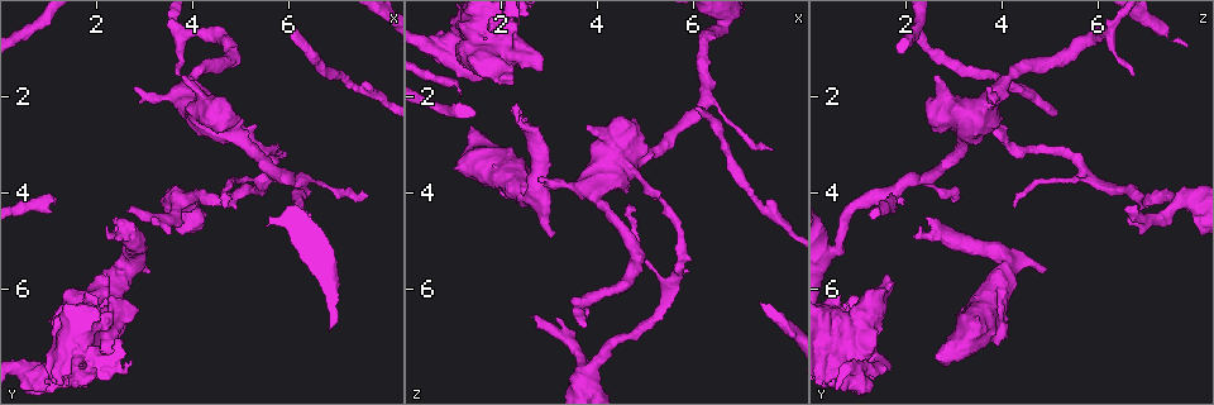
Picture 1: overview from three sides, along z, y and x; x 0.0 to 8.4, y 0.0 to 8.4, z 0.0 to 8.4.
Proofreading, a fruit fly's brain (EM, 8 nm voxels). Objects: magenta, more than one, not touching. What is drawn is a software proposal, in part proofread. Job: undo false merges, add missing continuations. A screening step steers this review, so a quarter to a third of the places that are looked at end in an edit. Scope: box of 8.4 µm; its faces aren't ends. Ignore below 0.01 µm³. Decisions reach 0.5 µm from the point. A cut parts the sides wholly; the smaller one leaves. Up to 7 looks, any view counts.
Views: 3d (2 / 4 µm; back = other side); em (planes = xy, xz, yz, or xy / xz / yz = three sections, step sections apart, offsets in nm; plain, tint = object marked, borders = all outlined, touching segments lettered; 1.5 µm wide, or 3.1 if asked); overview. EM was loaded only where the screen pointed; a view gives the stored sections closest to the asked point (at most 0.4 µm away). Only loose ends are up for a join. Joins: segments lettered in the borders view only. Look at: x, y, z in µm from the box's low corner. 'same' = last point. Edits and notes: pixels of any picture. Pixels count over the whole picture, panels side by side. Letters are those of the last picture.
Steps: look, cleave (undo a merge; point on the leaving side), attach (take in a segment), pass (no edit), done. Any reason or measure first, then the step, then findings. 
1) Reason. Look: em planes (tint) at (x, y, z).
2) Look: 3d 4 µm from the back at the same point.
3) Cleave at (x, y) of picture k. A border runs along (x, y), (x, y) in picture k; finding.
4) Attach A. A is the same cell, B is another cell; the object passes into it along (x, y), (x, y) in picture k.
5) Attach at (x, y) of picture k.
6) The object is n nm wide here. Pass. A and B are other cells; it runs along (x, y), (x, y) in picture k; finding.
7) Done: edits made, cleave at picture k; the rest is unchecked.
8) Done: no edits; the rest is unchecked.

Calibre changes. Look: 3d 4 µm at (4.25, 2.10, 2.85).

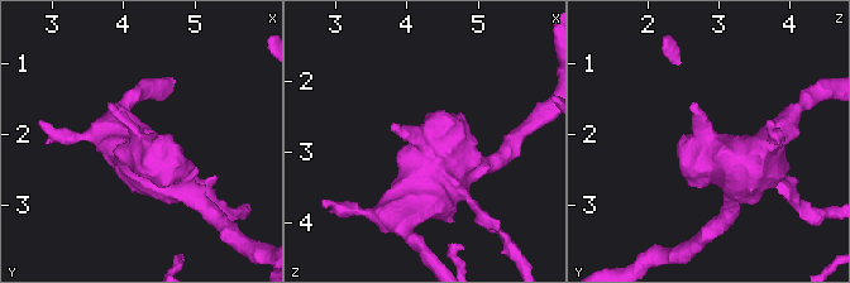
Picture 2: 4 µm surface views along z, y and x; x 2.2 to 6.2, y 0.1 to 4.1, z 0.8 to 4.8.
Look: em xz step 4 (borders) at (4.25, 2.15, 2.85).

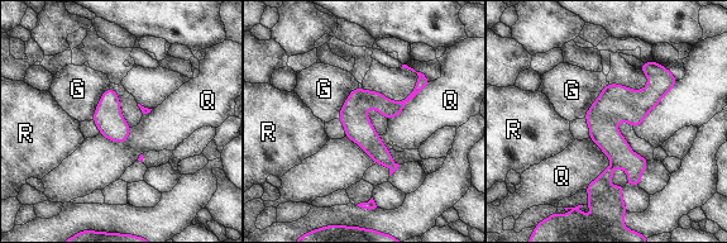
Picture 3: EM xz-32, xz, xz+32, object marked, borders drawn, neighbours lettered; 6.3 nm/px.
Cleave at (613, 144) of picture 3. G, Q and R are other cells; the part that leaves runs along (357, 91), (354, 122), (395, 166) in picture 3; two cells meet here.

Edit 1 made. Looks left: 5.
See it whole again. Look: overview.

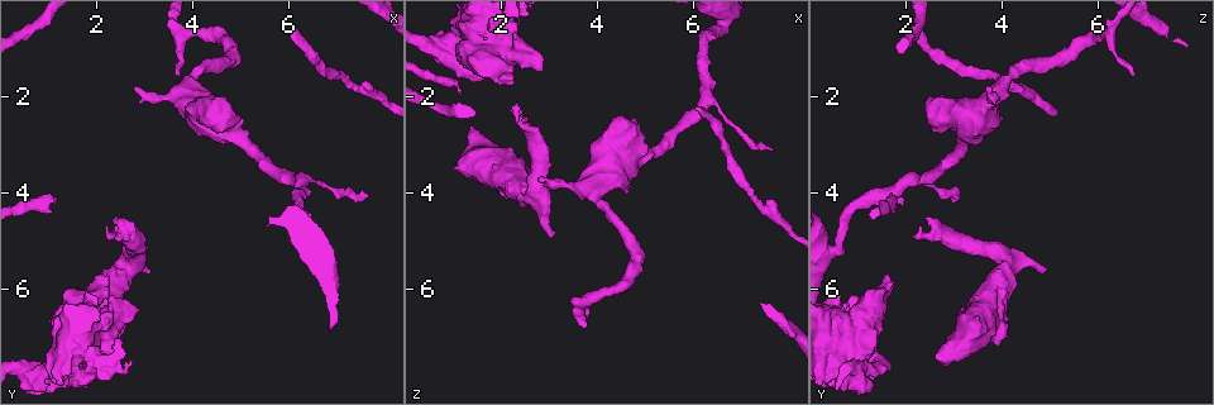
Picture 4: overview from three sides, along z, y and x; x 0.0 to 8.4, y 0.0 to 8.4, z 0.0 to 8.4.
An open end. Look: 3d 4 µm from the back at (3.10, 5.55, 4.90).

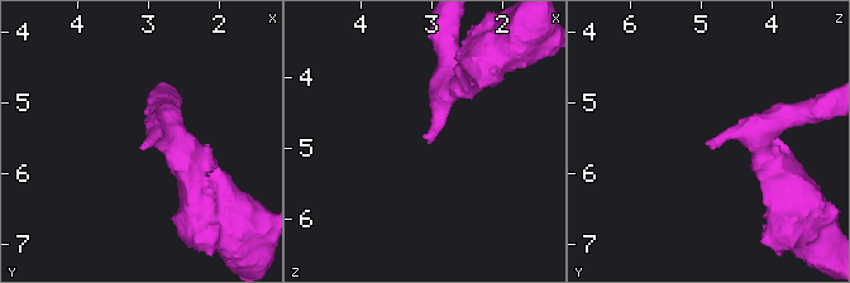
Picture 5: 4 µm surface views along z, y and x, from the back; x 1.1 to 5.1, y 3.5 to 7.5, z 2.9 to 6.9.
Shape alone is not enough. Look: em planes (plain) at (3.10, 5.55, 4.95).

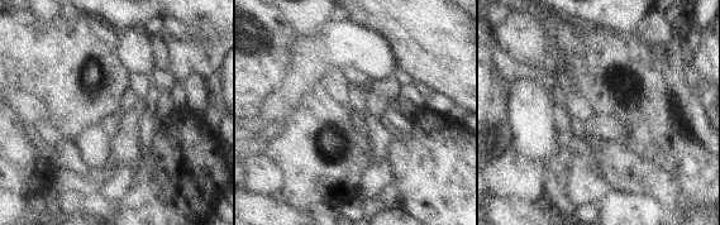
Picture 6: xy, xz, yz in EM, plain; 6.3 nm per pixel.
Look: em planes (borders) at the same point.

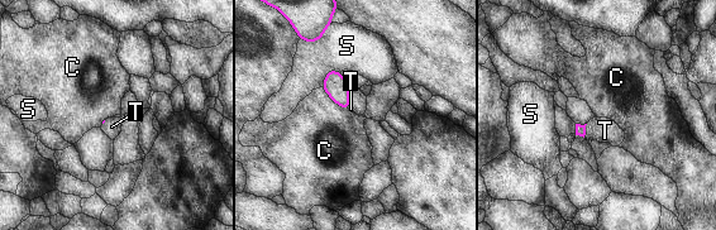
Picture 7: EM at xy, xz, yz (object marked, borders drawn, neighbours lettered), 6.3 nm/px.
Attach T. T is the same cell, C and S are other cells; the object passes into it along (580, 129), (585, 130), (605, 130) in picture 7; it goes on there.

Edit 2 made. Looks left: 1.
Free end. Look: em xz step 8 (borders) at (2.20, 5.75, 1.65).

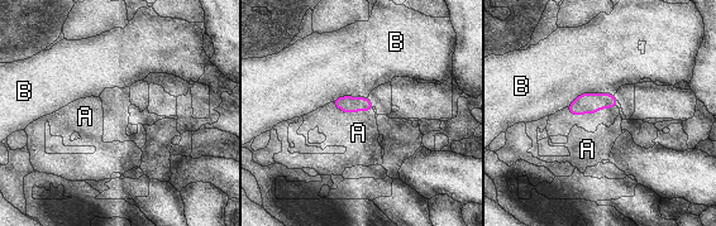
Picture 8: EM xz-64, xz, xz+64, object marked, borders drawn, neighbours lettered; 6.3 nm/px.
Attach A. A is the same cell, B is another cell; the cell continues.

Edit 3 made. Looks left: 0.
Done: edits made, cleave at picture 3, attach at picture 7, attach at picture 8; the rest is unchecked.

